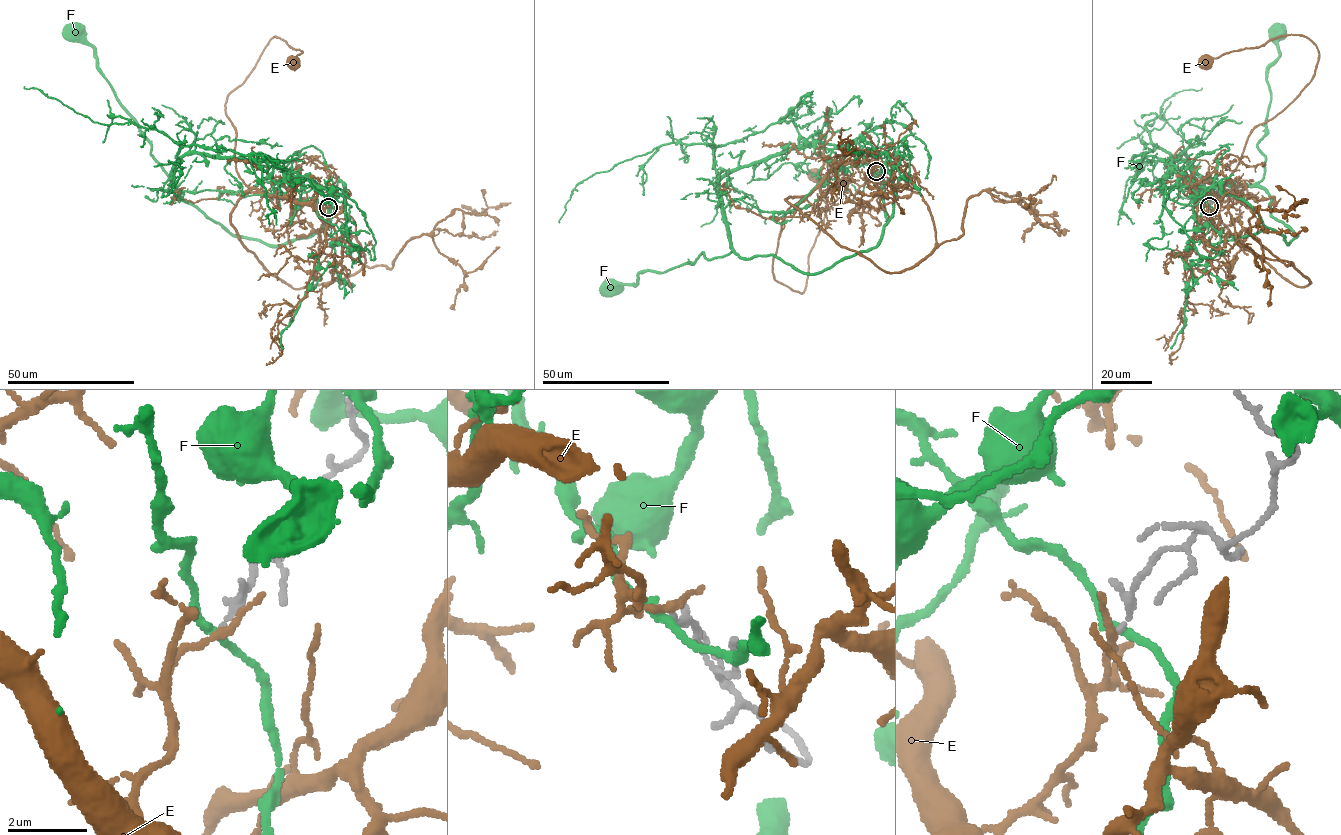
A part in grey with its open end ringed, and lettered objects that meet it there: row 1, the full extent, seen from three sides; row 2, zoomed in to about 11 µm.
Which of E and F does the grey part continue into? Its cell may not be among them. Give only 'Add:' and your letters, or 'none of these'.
Add: E

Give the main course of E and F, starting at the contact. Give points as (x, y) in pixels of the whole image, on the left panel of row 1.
E: (328, 207), (322, 219), (310, 206), (262, 194), (236, 169), (228, 96), (274, 37), (303, 52), (293, 62)
F: (328, 207), (320, 187), (271, 162), (187, 153), (171, 185), (94, 49), (75, 33)

